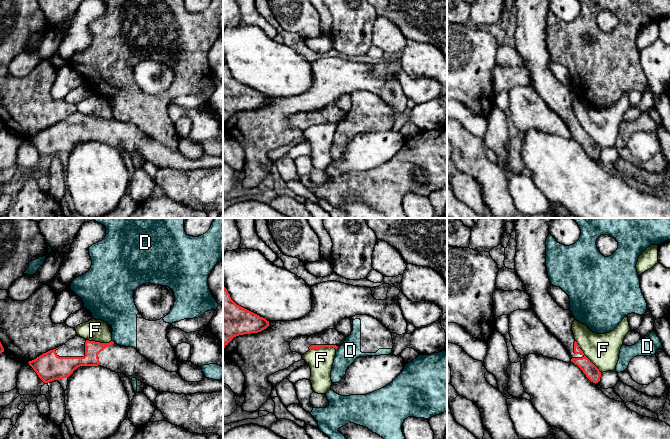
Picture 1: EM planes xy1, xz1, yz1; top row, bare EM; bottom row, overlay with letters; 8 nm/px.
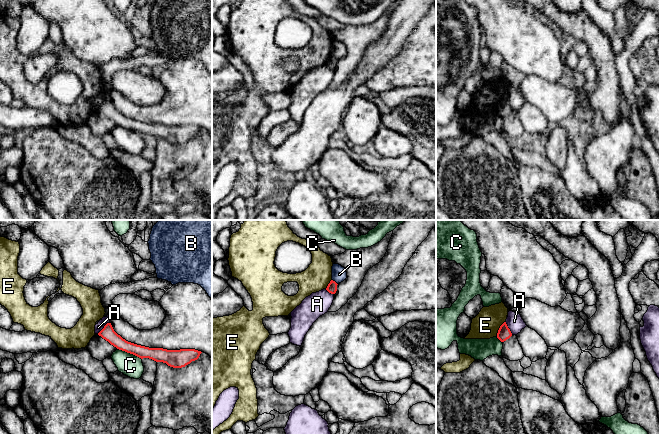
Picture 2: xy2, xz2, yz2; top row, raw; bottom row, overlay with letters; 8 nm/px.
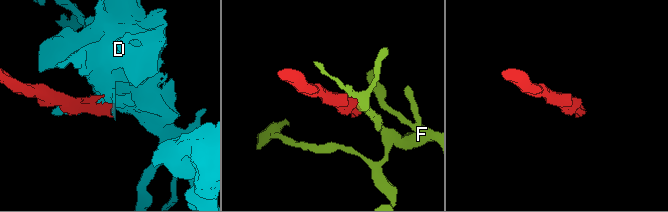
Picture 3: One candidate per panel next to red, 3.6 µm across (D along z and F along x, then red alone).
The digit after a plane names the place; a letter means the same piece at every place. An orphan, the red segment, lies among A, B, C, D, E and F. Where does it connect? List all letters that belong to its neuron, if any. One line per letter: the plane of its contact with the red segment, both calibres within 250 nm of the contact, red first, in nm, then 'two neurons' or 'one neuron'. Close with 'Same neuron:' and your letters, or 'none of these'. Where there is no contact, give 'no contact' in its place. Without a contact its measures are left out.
A: xy2 | 110/60 nm | two neurons
B: xz2 | 80/120 nm | two neurons
C: xy2 | 110/180 nm | two neurons
D: no contact | two neurons
E: yz2 | 110/220 nm | two neurons
F: yz1 | 110/260 nm | two neurons
Same neuron: none of these

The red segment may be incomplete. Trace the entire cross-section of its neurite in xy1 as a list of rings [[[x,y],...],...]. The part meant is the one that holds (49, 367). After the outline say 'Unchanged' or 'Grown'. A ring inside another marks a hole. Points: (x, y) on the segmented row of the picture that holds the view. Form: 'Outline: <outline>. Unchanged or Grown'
Outline: [[[78,335],[56,349],[43,353],[36,359],[29,361],[29,365],[44,382],[68,378],[75,369],[80,366],[101,366],[113,372],[126,375],[130,380],[136,378],[145,385],[153,387],[158,393],[169,392],[176,394],[212,393],[223,390],[222,380],[205,378],[199,382],[187,382],[181,378],[178,372],[168,372],[142,356],[133,347],[120,346],[113,341],[100,343],[89,341]]]. Grown

